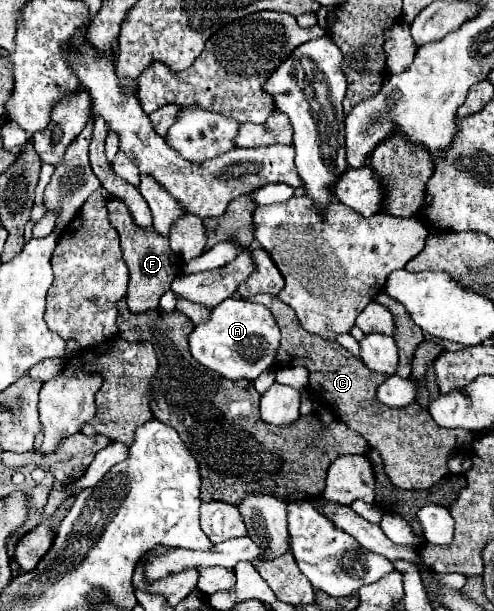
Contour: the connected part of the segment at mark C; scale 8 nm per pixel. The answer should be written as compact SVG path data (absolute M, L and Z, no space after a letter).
M257 294L249 296L247 300L265 304L275 316L277 326L281 328L281 346L277 350L273 366L305 366L309 370L307 390L327 400L337 420L357 430L367 440L367 444L381 454L385 474L397 488L425 490L449 474L447 460L459 450L457 430L441 428L431 418L427 408L419 406L417 402L411 402L405 408L389 408L381 404L377 400L377 388L389 376L367 370L359 358L355 358L335 340L325 340L321 336L305 332L289 304L283 304L277 296Z

